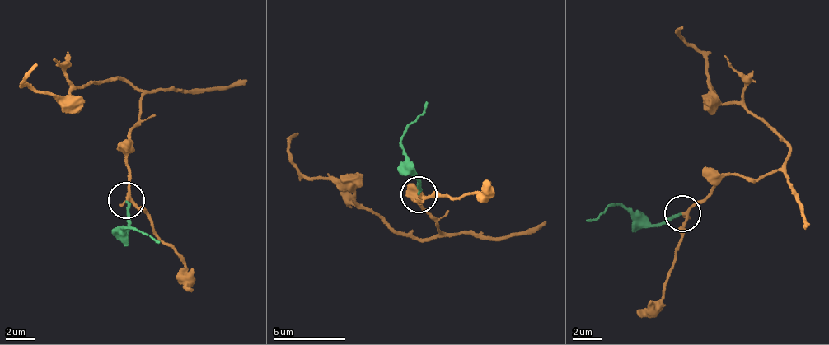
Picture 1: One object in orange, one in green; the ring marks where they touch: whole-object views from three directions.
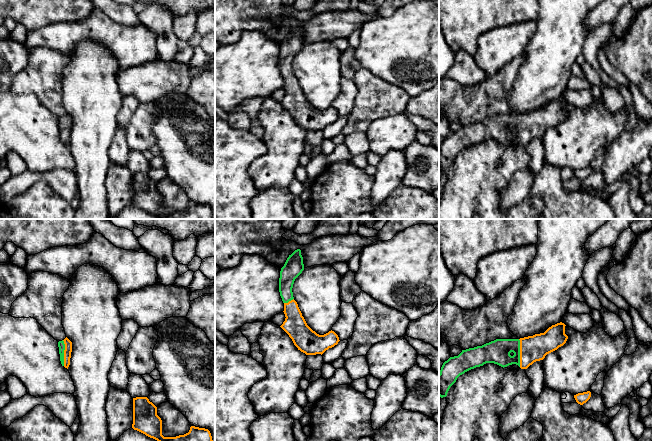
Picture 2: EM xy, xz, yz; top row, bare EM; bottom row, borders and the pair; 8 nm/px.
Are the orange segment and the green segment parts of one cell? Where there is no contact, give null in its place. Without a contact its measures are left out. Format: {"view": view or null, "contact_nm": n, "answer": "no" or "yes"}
{"view": "yz", "contact_nm": 220, "answer": "yes"}

